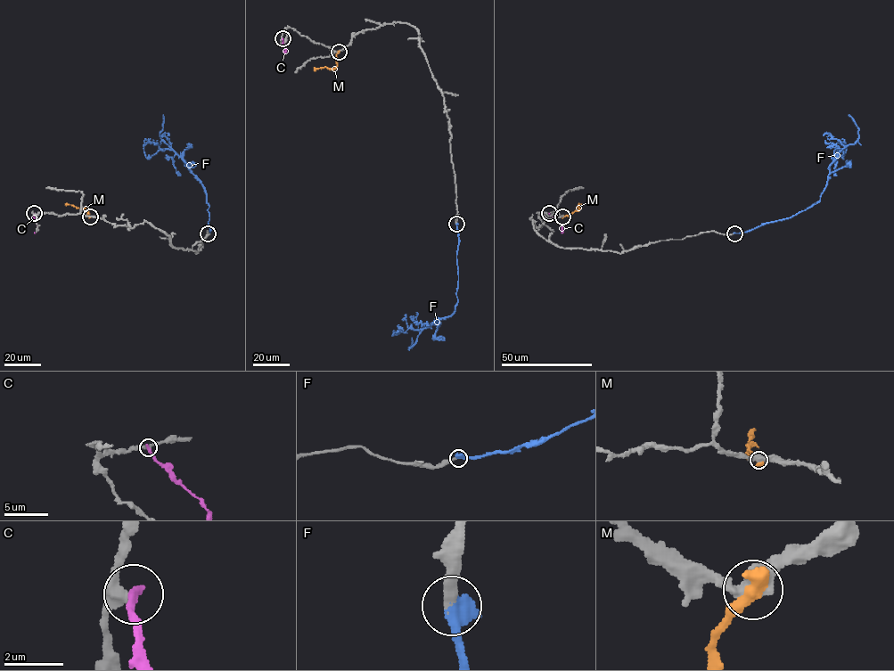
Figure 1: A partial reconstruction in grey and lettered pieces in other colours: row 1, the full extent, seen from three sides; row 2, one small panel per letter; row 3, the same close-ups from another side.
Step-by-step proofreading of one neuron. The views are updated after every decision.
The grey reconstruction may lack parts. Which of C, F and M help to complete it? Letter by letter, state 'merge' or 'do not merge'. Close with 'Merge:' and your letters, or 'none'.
C: do not merge
F: merge
M: do not merge
Merge: F

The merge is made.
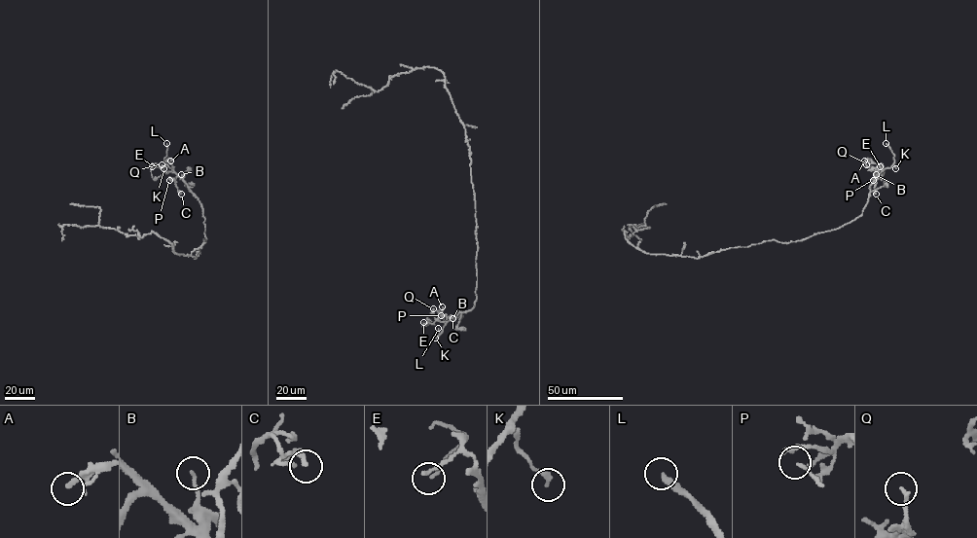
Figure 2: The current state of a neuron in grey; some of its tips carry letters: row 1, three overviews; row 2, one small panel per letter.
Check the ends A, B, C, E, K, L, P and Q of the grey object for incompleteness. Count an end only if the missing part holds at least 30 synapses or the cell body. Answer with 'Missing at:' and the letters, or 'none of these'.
Missing at: L

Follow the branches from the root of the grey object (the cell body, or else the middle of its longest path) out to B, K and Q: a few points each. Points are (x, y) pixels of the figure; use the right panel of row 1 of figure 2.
B: (723, 249), (773, 239), (788, 243), (838, 229), (861, 215), (876, 174)
K: (723, 249), (773, 239), (788, 243), (838, 229), (861, 215), (870, 185), (877, 176), (893, 164), (895, 168)
Q: (723, 249), (773, 239), (786, 243), (801, 240), (850, 223), (862, 214), (870, 185), (880, 171), (866, 164)

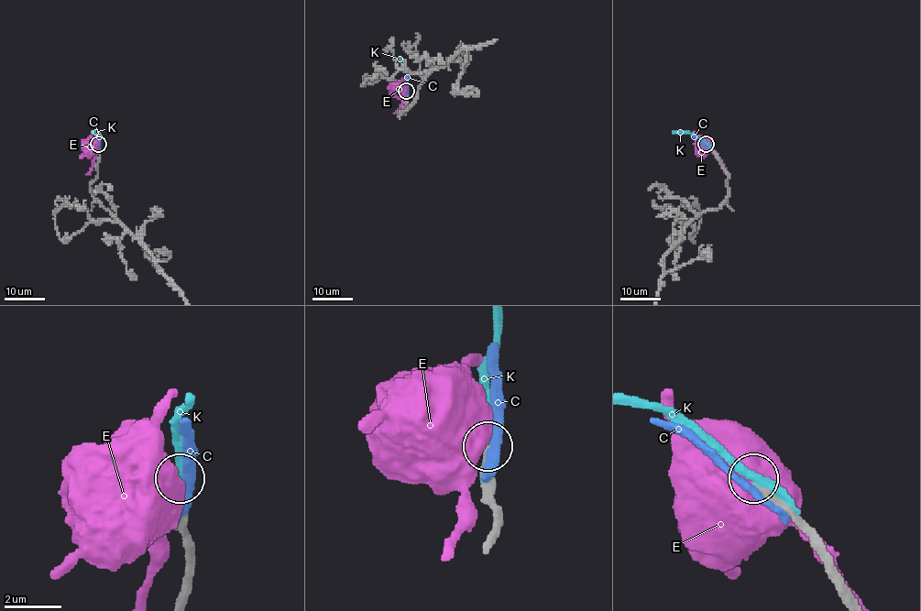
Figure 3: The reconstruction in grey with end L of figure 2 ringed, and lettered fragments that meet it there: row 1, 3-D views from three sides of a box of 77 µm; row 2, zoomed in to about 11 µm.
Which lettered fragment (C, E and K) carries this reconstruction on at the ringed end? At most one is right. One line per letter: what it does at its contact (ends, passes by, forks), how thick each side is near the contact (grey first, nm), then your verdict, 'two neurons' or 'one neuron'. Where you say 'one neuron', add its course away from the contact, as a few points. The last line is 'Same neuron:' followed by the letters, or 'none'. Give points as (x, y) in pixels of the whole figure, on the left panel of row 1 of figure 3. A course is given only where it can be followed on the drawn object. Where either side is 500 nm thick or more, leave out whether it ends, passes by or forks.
C: it ends there; 420 nm thick on the grey side, 360 nm on the other; two neurons
E: 320 nm thick on the grey side, 1100 nm on the other; two neurons
K: it ends there; 420 nm thick on the grey side, 440 nm on the other; two neurons
Same neuron: none

